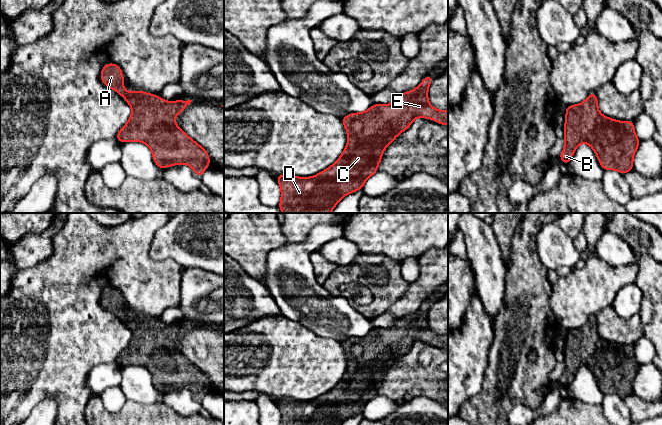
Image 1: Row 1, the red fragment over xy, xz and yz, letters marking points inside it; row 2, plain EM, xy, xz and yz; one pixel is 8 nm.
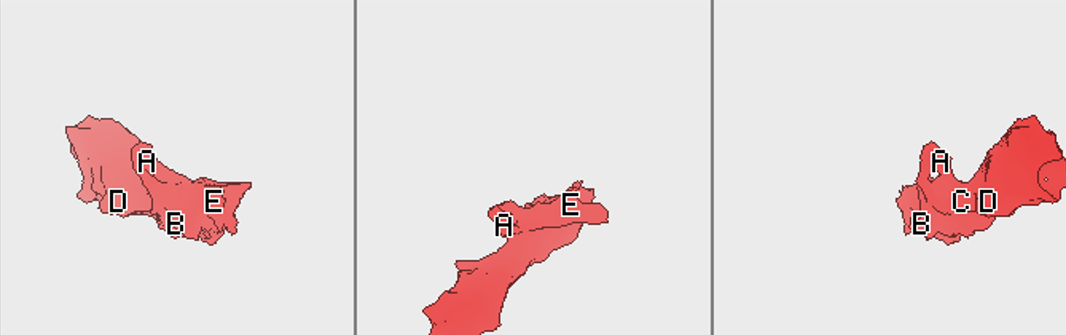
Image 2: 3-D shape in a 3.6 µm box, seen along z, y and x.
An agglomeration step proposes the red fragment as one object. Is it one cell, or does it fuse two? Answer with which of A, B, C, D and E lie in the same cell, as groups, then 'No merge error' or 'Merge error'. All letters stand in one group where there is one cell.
Groups: A B C D E. No merge error

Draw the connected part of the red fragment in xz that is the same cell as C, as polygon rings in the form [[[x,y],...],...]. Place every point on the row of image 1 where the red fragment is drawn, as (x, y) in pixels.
[[[426,76],[420,85],[414,90],[397,95],[395,100],[388,104],[373,104],[367,111],[360,113],[351,113],[341,119],[347,135],[347,145],[339,159],[324,171],[313,177],[296,177],[289,174],[278,175],[277,181],[281,189],[281,200],[279,209],[283,213],[331,213],[333,208],[346,195],[362,190],[365,181],[378,172],[378,165],[385,148],[403,131],[408,129],[411,123],[418,117],[433,119],[442,125],[448,125],[448,111],[440,111],[433,108],[428,100],[428,86],[431,84],[433,76]]]

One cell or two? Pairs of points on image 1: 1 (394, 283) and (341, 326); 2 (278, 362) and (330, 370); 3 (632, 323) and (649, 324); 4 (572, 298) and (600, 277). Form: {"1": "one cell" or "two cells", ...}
{"1": "two cells", "2": "one cell", "3": "two cells", "4": "one cell"}

